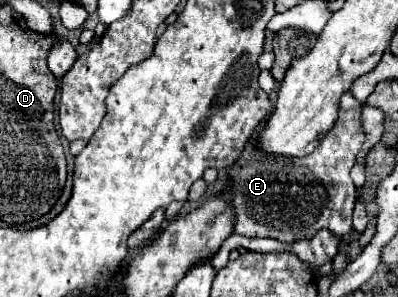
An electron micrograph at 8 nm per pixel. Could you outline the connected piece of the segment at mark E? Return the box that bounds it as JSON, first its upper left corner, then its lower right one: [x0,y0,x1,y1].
[227,93,365,243]

